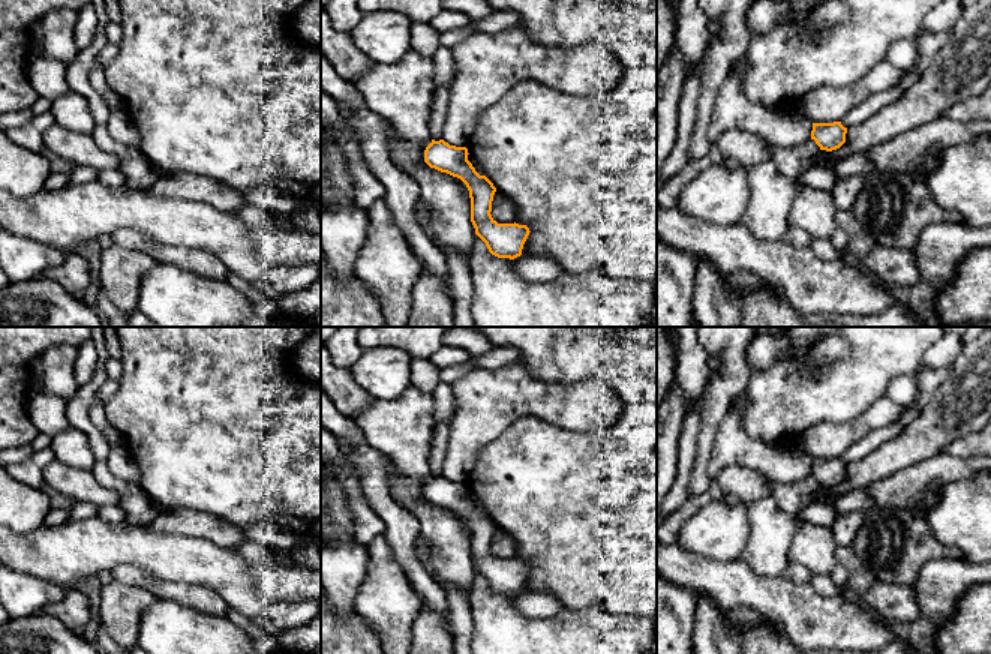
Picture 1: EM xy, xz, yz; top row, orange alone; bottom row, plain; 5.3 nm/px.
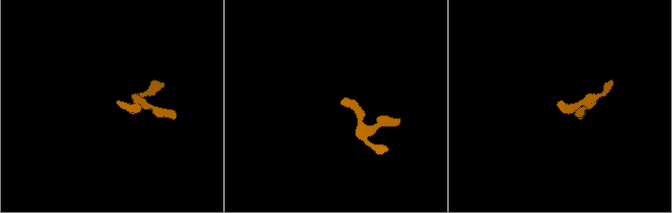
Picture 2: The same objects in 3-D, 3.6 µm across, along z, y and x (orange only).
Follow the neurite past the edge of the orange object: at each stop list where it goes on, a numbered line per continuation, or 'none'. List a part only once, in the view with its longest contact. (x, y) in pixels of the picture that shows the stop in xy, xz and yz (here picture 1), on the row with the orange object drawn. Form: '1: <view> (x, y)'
1: xz (502, 210)

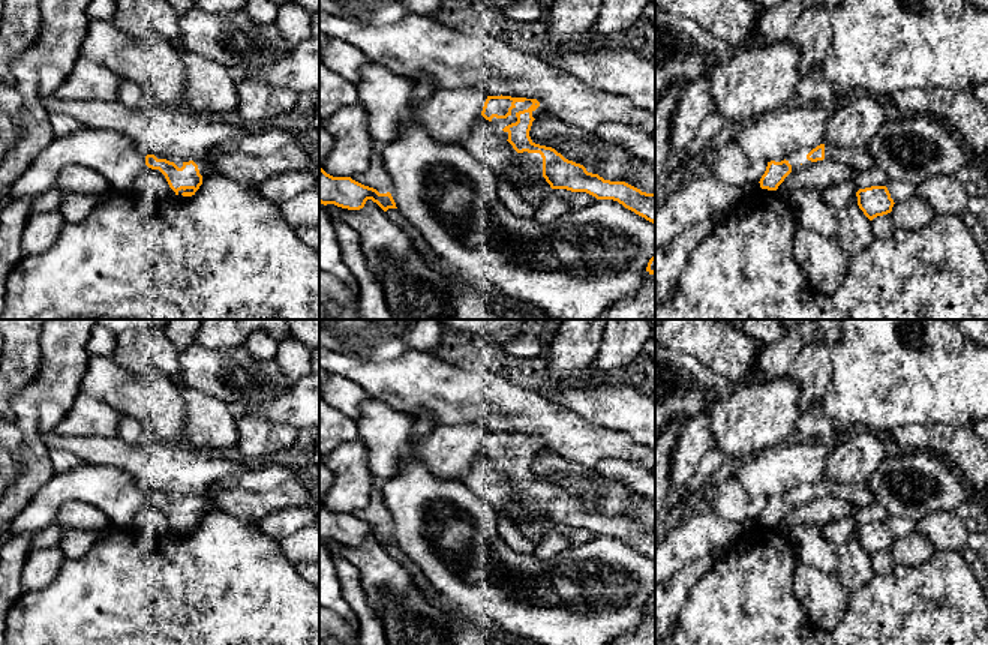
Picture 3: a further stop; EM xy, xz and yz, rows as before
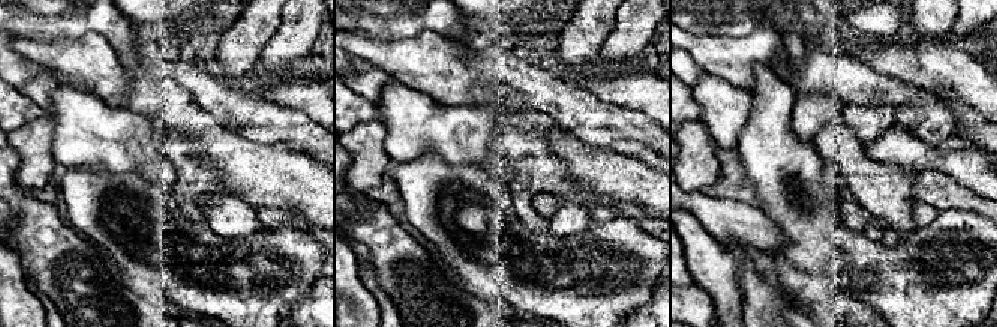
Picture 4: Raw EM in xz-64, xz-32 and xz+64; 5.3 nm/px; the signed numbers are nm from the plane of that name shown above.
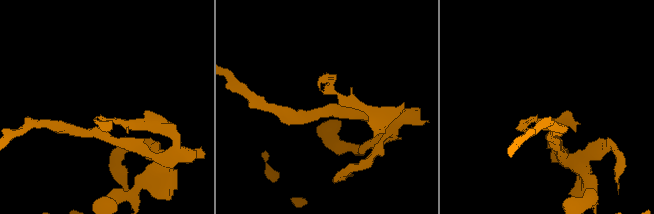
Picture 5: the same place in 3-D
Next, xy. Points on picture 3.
1: xy (203, 165)

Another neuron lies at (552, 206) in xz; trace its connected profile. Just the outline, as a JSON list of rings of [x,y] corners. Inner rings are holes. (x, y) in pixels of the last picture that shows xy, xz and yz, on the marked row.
[[[550,189],[540,206],[534,208],[532,219],[538,224],[550,224],[568,213],[571,213],[568,202],[555,189]]]

